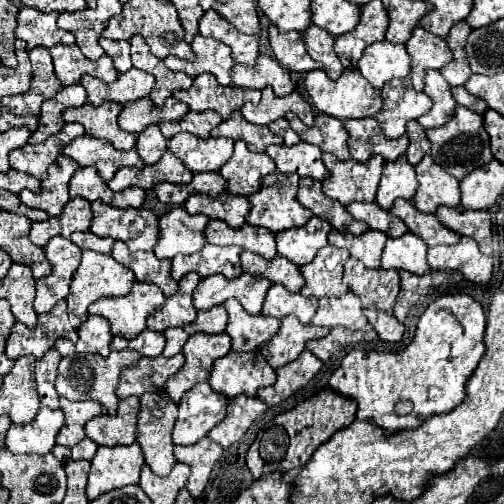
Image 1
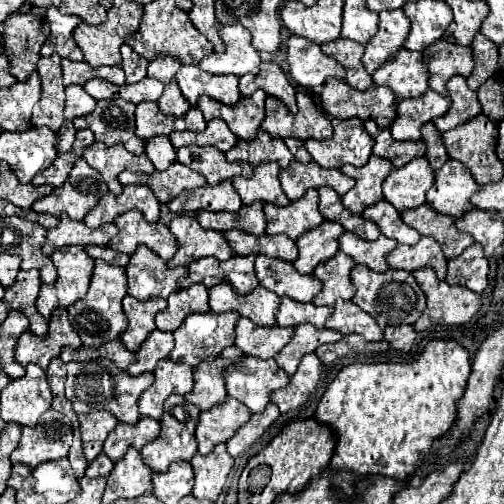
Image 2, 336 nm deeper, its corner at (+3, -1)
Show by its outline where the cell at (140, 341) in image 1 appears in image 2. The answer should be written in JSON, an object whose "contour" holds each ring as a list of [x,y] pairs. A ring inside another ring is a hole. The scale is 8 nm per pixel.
{"contour":[[[162,330],[150,332],[146,342],[142,342],[142,348],[136,352],[136,362],[130,364],[128,372],[130,374],[152,372],[156,368],[158,360],[170,356],[172,348],[174,348],[172,332],[162,332]]]}

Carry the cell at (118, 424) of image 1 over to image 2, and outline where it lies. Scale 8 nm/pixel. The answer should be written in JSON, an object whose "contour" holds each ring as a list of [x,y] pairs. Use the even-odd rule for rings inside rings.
{"contour":[[[142,416],[138,424],[118,424],[110,436],[104,440],[104,454],[112,460],[118,462],[130,446],[142,448],[146,442],[152,442],[160,432],[160,422],[148,416]]]}

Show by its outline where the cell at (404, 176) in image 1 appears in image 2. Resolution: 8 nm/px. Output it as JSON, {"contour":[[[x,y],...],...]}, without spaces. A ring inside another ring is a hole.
{"contour":[[[422,156],[410,160],[410,164],[402,168],[392,168],[382,184],[382,190],[384,198],[402,212],[424,204],[430,184],[434,184],[434,170]]]}

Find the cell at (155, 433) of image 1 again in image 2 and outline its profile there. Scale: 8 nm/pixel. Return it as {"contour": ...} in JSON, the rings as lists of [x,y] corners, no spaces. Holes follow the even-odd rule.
{"contour":[[[170,394],[166,398],[166,404],[164,404],[164,414],[160,418],[160,434],[156,440],[152,440],[150,444],[146,444],[140,452],[142,452],[142,460],[146,466],[150,466],[154,472],[166,472],[168,466],[172,462],[178,462],[178,460],[190,460],[194,454],[196,454],[196,440],[194,440],[194,428],[196,428],[196,422],[198,422],[198,414],[200,410],[186,402],[184,396],[180,394]]]}

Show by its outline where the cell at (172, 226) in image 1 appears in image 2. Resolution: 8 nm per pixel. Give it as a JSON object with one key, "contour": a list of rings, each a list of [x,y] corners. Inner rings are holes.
{"contour":[[[180,214],[172,218],[170,232],[176,236],[176,254],[168,260],[170,268],[188,266],[192,260],[214,256],[218,260],[228,260],[232,256],[228,242],[224,240],[222,232],[202,228],[194,216]]]}

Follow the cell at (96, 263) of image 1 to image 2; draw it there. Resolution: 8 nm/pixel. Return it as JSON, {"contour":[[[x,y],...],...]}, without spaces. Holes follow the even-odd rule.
{"contour":[[[94,260],[94,274],[86,296],[68,308],[68,318],[78,332],[84,346],[100,346],[108,340],[116,340],[120,332],[128,326],[122,310],[122,298],[126,296],[126,272],[124,268],[106,264],[104,260]]]}

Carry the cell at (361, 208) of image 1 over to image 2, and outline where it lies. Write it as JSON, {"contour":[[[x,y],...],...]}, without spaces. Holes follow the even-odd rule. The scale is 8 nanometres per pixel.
{"contour":[[[386,200],[374,204],[374,206],[368,206],[364,212],[362,212],[362,218],[364,220],[370,220],[374,224],[378,224],[380,232],[386,236],[386,238],[394,238],[396,242],[402,242],[402,244],[416,244],[420,240],[420,234],[418,230],[406,226],[400,218],[400,212]]]}

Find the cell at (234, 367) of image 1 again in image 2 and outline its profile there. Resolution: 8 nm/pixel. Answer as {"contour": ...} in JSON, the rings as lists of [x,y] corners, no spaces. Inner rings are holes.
{"contour":[[[242,356],[238,362],[230,364],[224,370],[224,382],[226,382],[226,390],[228,390],[230,396],[238,398],[252,412],[262,412],[268,404],[268,394],[288,386],[290,376],[282,368],[278,368],[278,364],[272,358],[270,360],[258,360],[258,358],[252,358],[252,356]]]}

